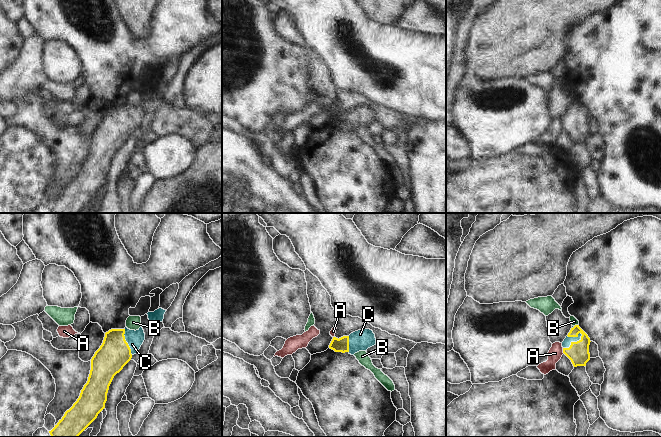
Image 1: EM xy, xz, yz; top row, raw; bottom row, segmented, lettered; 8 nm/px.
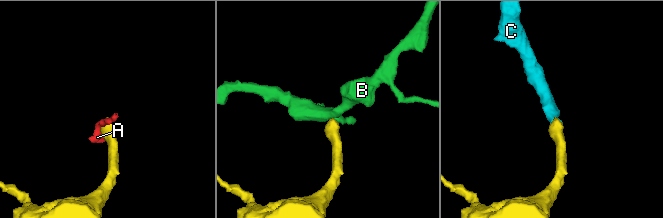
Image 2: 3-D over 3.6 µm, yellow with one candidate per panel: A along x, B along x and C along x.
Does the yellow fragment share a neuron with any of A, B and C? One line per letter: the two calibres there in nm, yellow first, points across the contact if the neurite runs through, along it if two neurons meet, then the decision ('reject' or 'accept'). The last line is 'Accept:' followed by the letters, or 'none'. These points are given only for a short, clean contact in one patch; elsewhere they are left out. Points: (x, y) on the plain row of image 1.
A: 170 nm thick on the yellow side, 120 nm on the other; border along yz (562, 124), (564, 129); reject
B: 170 nm thick on the yellow side, 60 nm on the other; border along yz (578, 100), (574, 102); reject
C: 170 nm thick on the yellow side, 70 nm on the other; runs through yz (578, 128), (573, 118), (566, 119); accept
Accept: C

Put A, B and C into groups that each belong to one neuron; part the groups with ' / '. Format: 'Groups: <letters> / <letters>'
Groups: A / B / C

